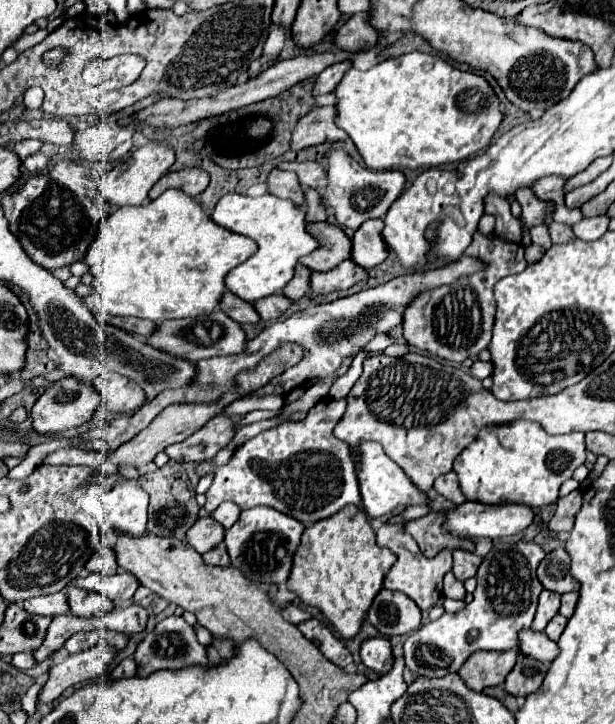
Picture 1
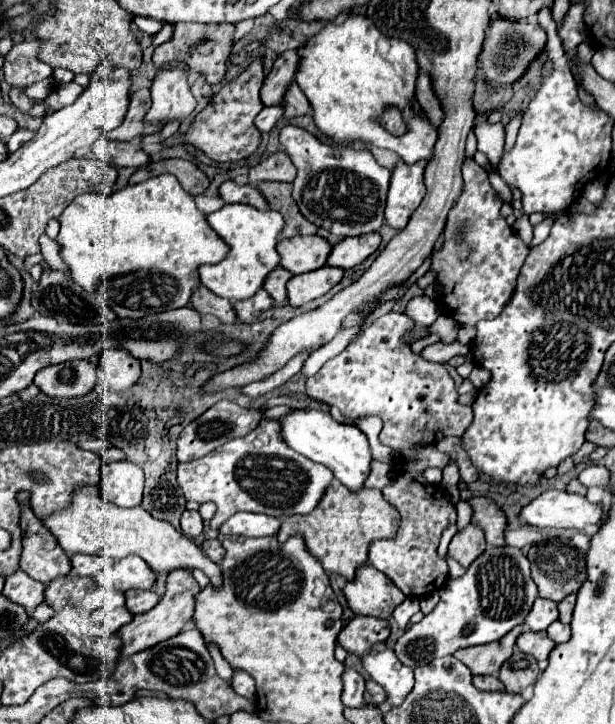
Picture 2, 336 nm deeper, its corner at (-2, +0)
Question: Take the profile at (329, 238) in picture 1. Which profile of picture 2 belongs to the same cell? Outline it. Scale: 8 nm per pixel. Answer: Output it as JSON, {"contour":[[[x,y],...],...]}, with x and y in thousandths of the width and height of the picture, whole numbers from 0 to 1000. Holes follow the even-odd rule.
{"contour":[[[478,326],[452,334],[455,367],[475,378],[517,373],[530,365],[540,340],[520,326]]]}

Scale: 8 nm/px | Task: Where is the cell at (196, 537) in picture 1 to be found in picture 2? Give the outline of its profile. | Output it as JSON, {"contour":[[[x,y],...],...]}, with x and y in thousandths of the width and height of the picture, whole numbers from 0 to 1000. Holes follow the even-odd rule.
{"contour":[[[302,704],[302,707],[296,710],[293,727],[296,727],[296,735],[299,735],[302,740],[309,740],[309,743],[328,738],[328,729],[332,729],[325,710],[322,710],[322,707],[309,707],[309,704]]]}

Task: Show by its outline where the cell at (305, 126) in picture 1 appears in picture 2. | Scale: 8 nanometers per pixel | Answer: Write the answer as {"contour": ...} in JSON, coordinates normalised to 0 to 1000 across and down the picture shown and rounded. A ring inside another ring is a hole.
{"contour":[[[472,113],[468,124],[462,127],[462,160],[465,163],[478,163],[478,160],[494,160],[504,155],[504,141],[498,138],[498,133],[491,130],[488,119],[481,119],[481,113]]]}

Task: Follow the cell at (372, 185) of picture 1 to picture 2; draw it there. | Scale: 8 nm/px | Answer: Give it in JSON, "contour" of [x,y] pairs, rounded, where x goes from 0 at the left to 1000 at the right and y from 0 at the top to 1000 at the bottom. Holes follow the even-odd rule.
{"contour":[[[475,171],[455,180],[455,199],[481,229],[475,273],[498,304],[550,326],[585,326],[621,312],[634,235],[621,232],[598,207],[524,199],[511,185]]]}

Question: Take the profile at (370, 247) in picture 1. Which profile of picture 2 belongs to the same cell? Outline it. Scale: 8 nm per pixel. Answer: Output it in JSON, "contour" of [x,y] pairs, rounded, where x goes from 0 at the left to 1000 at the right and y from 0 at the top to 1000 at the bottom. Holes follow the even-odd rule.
{"contour":[[[611,320],[576,326],[576,329],[559,329],[540,343],[530,365],[550,367],[550,370],[572,370],[592,362],[602,351],[608,351],[615,340],[618,340],[618,323]]]}

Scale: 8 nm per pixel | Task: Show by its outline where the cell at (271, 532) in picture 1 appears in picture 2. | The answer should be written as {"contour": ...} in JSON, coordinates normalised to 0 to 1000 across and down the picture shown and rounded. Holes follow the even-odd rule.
{"contour":[[[387,707],[358,727],[358,735],[384,740],[449,740],[452,729],[452,715],[439,715],[433,710],[416,707]]]}

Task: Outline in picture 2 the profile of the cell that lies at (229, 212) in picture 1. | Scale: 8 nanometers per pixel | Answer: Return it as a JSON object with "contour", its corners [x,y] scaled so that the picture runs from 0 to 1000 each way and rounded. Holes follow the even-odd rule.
{"contour":[[[364,282],[358,290],[338,296],[338,309],[354,320],[354,326],[361,326],[374,345],[364,359],[351,365],[328,365],[322,370],[325,390],[351,409],[371,414],[400,414],[413,409],[413,403],[429,392],[436,376],[442,376],[455,362],[449,334],[462,315],[459,296],[449,290],[416,290],[400,282]]]}

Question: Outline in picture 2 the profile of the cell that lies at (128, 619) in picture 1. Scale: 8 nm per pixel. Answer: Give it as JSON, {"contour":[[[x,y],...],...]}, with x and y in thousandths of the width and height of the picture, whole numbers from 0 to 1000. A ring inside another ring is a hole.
{"contour":[[[208,815],[205,818],[205,840],[215,848],[231,848],[241,845],[247,837],[254,837],[260,823],[247,815]]]}

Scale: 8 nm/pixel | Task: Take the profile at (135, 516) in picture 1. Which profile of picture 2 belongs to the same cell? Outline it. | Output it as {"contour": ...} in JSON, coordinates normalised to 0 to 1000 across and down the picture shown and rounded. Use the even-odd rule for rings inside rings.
{"contour":[[[211,635],[176,638],[166,644],[159,674],[166,688],[189,699],[224,699],[231,693],[234,652]]]}

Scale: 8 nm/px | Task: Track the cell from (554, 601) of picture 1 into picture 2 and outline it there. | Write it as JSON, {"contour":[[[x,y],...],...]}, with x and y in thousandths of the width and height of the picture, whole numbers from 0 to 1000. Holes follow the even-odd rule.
{"contour":[[[872,826],[862,848],[855,851],[855,865],[868,873],[878,873],[878,870],[888,870],[898,859],[907,856],[907,840],[904,840],[904,831],[898,829],[881,829],[881,826]]]}

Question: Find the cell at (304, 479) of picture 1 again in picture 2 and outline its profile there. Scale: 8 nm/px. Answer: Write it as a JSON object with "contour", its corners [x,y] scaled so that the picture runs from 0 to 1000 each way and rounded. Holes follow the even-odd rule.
{"contour":[[[423,580],[420,591],[407,599],[380,605],[345,627],[315,638],[296,638],[288,645],[289,671],[302,691],[319,691],[325,696],[348,693],[354,699],[345,718],[348,732],[390,704],[423,707],[455,718],[475,710],[504,710],[540,660],[543,657],[530,644],[491,633],[491,627],[462,613],[452,580]]]}

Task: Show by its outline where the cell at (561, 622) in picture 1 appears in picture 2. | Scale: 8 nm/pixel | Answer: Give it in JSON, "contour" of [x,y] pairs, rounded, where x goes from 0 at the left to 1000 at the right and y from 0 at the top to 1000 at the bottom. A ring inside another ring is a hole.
{"contour":[[[904,856],[901,862],[894,862],[891,865],[891,878],[904,887],[904,890],[914,890],[914,887],[924,887],[927,884],[927,865],[920,865],[920,862],[914,862],[911,856]]]}

